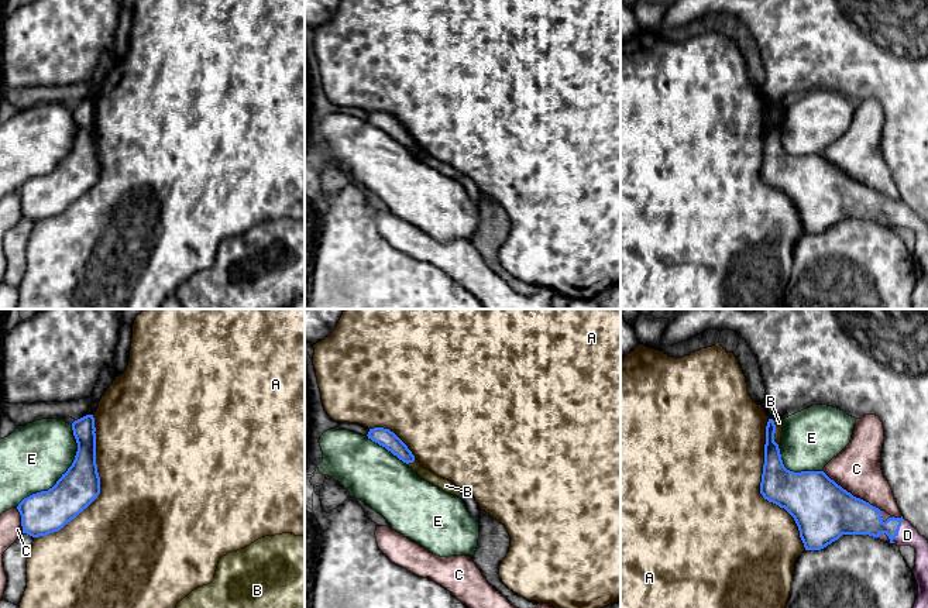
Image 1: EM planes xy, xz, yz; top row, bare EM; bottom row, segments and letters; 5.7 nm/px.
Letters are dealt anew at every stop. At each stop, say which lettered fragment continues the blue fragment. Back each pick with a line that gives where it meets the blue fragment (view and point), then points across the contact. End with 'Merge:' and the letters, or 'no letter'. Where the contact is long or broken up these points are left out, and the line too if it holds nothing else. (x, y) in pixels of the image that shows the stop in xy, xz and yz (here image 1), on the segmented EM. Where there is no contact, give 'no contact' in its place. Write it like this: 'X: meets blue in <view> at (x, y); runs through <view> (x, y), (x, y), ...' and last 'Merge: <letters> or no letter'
Merge: no letter

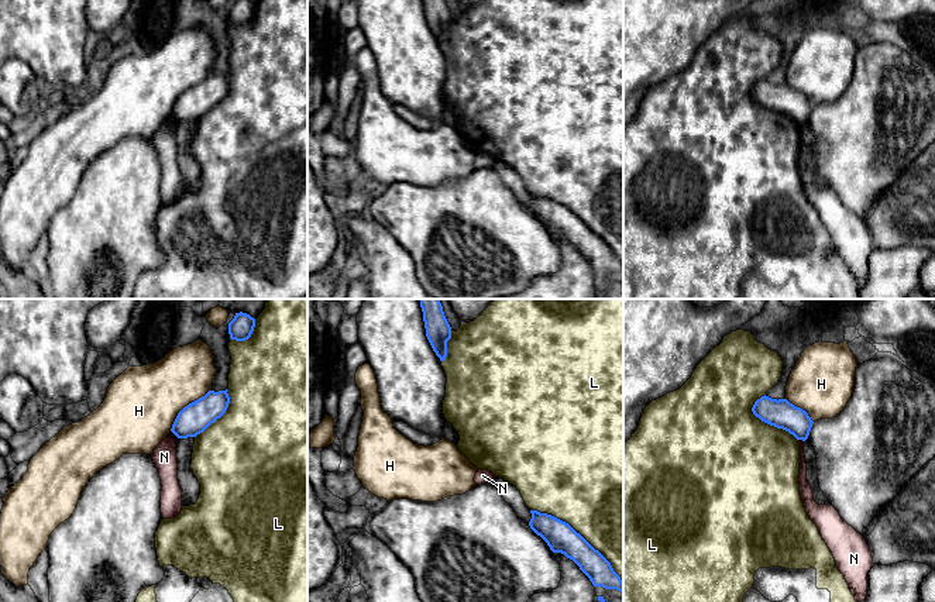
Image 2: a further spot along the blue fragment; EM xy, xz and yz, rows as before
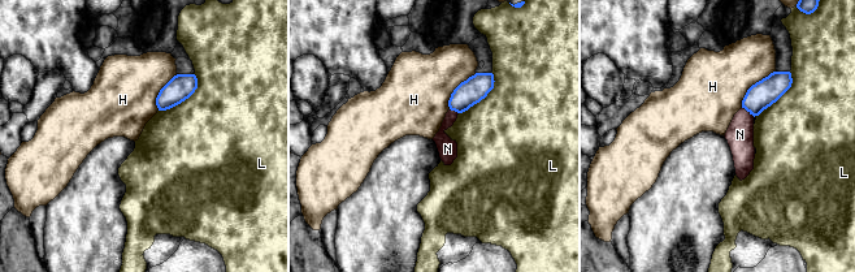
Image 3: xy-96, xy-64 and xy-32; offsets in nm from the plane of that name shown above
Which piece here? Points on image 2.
Merge: no letter

